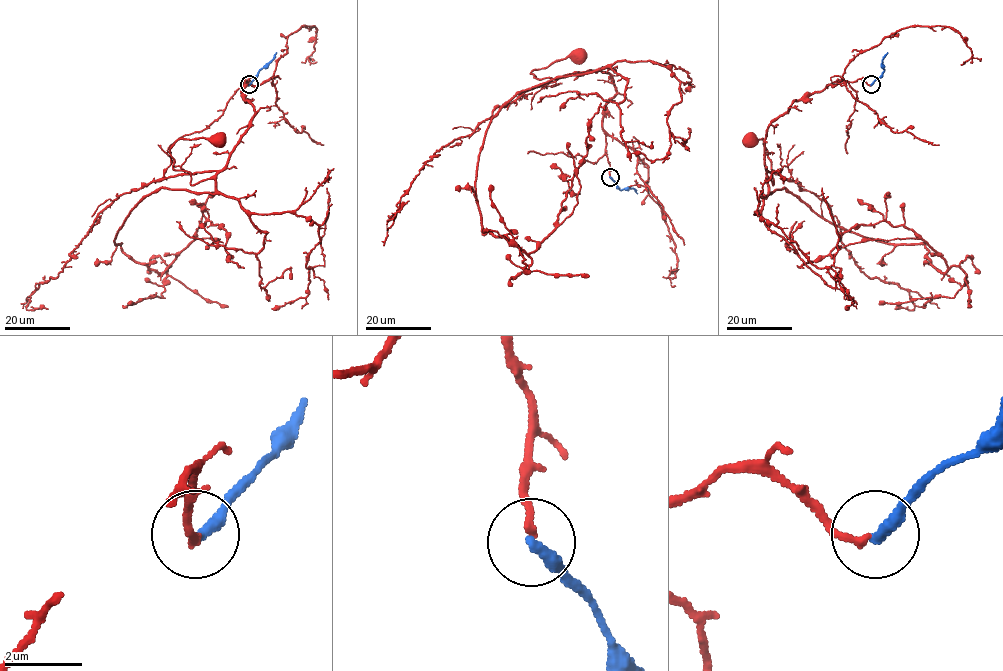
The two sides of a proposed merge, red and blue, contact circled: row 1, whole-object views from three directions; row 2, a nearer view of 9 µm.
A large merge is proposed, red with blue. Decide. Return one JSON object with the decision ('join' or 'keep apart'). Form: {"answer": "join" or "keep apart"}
{"answer": "join"}

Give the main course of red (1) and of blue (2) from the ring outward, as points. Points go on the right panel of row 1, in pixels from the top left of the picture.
1: (871, 84), (835, 81), (796, 100), (773, 121), (764, 143), (773, 185), (763, 139), (751, 141)
2: (871, 84), (884, 71), (882, 59), (887, 52)

